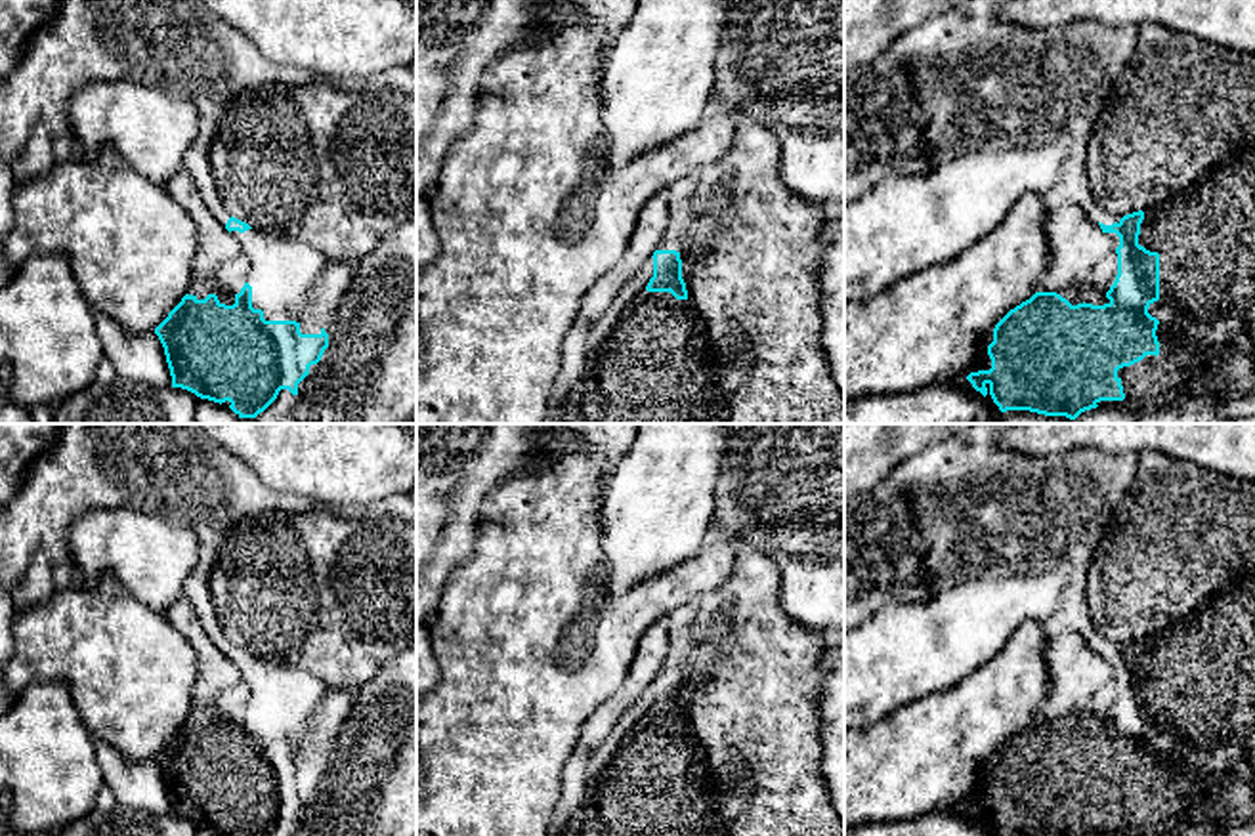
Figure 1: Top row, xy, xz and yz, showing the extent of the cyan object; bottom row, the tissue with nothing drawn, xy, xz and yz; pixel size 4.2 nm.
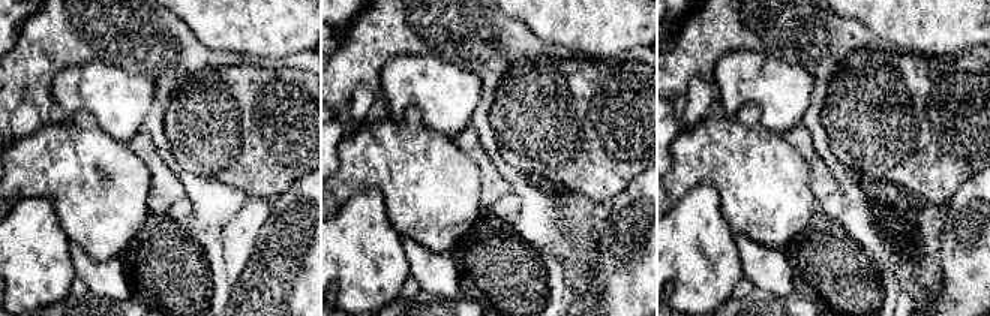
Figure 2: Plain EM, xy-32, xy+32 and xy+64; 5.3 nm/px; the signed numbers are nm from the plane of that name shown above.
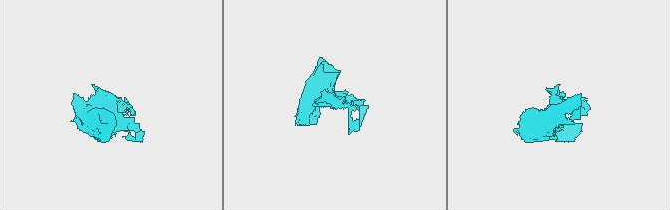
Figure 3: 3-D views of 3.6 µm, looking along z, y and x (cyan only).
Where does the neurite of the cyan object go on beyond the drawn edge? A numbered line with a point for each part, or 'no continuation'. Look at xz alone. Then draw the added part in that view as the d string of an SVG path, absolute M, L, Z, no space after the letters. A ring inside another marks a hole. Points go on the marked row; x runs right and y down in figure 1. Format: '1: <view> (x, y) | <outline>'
1: xz (648, 361) | M648 258L638 273L617 292L607 311L590 324L586 334L586 363L579 384L550 414L548 424L730 424L730 407L720 395L716 410L709 412L709 401L718 382L707 323L695 315L690 300L676 300L670 292L648 292L653 277L653 258Z

